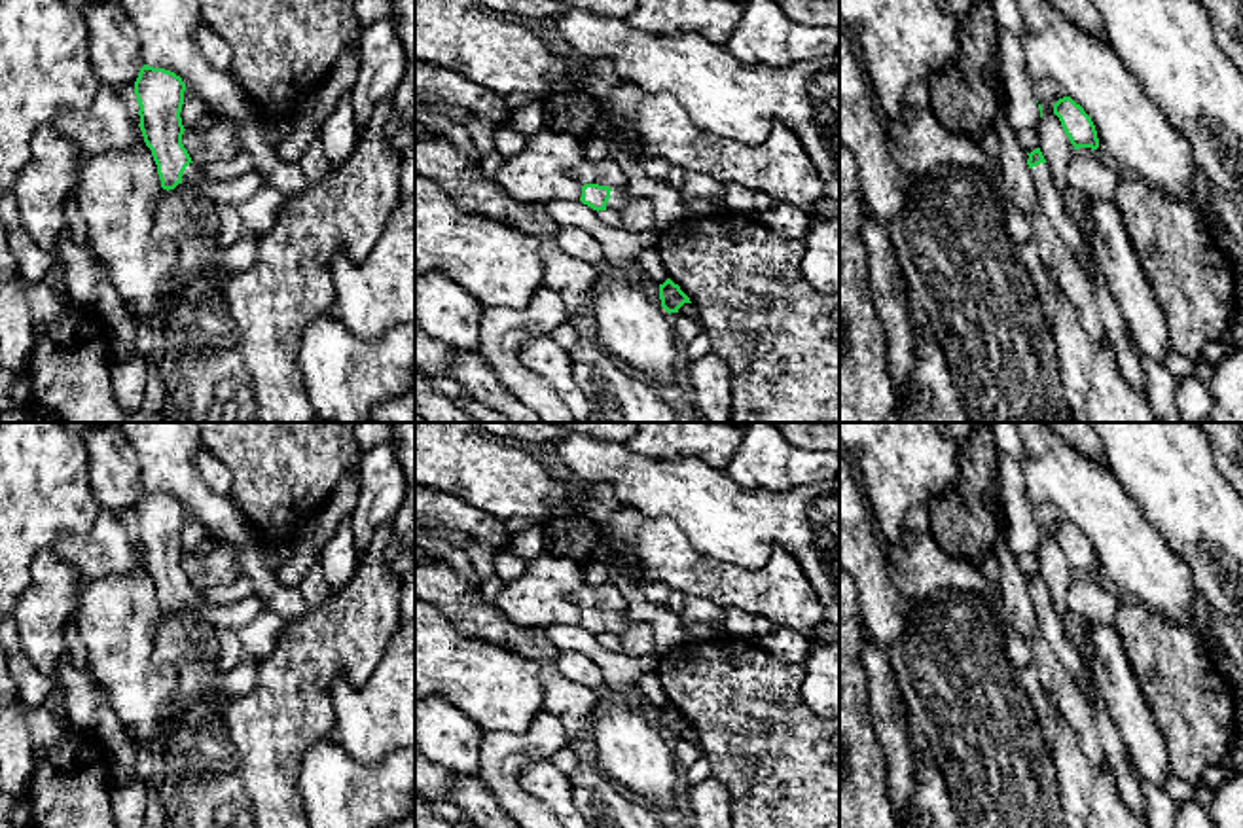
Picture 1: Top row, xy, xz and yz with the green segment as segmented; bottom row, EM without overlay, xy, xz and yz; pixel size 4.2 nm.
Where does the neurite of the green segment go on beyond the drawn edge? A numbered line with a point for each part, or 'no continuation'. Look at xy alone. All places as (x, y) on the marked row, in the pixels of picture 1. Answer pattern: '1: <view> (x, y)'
1: xy (234, 192)

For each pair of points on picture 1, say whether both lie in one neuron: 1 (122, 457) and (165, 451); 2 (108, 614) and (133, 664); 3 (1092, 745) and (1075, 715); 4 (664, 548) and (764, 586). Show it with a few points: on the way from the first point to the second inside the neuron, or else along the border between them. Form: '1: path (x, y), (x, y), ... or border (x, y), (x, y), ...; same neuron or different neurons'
1: border (127, 442), (135, 453), (139, 478), (144, 487); different neurons
2: path (118, 626), (122, 652); same neuron
3: path (1088, 738), (1082, 722); same neuron
4: path (688, 571), (726, 586), (739, 586); same neuron

